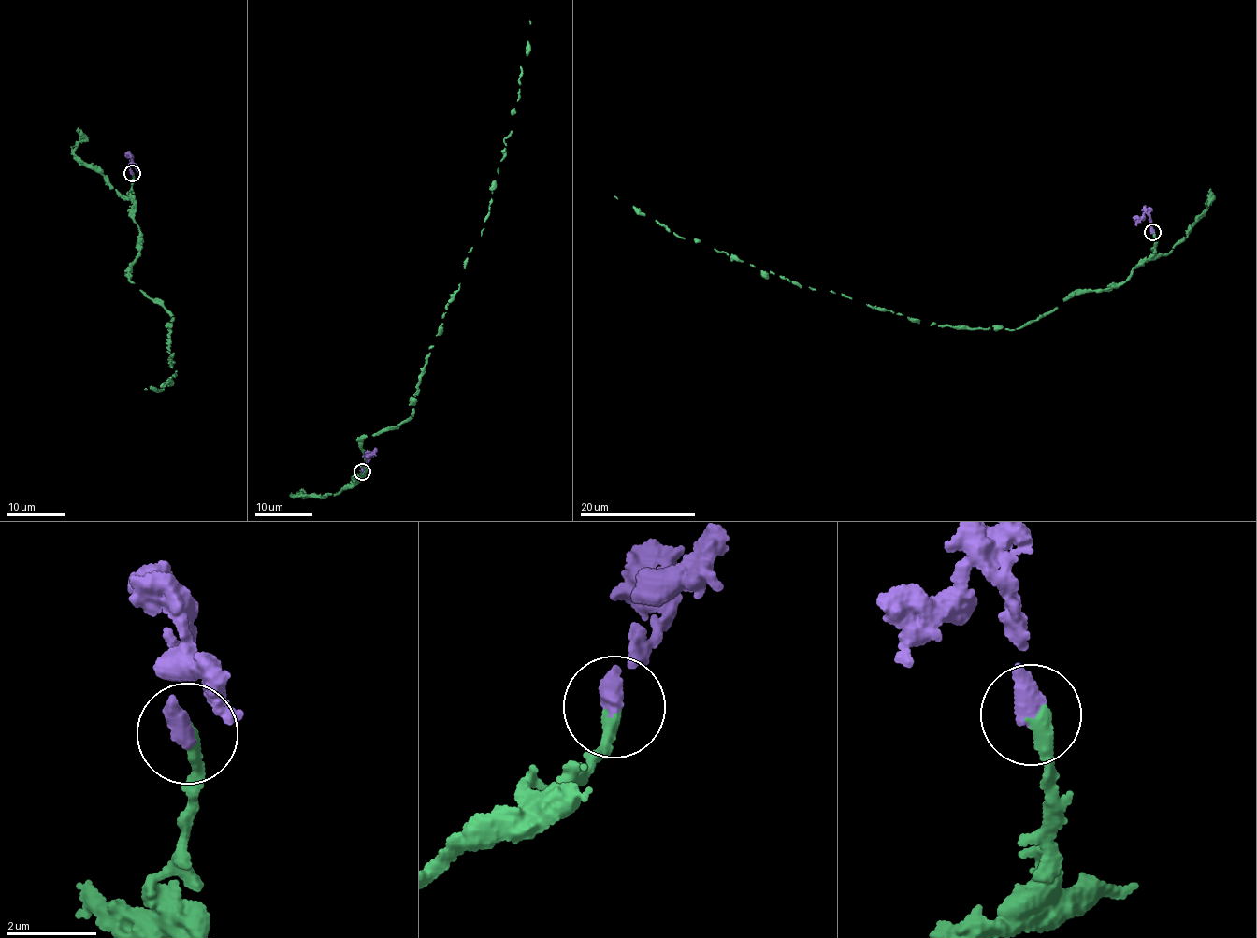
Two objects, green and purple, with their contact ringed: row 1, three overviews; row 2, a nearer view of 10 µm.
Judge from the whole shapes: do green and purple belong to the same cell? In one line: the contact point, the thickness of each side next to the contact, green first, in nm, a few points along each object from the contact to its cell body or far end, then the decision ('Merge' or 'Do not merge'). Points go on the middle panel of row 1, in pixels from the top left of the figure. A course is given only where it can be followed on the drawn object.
Place: (362, 471). Thickness 340 nm (green) against 440 nm. Course of green: (362, 471), (353, 483), (363, 475), (363, 439), (410, 417), (426, 355), (482, 236), (511, 131), (529, 20). Course of purple: (362, 471), (369, 455), (376, 455). Merge

